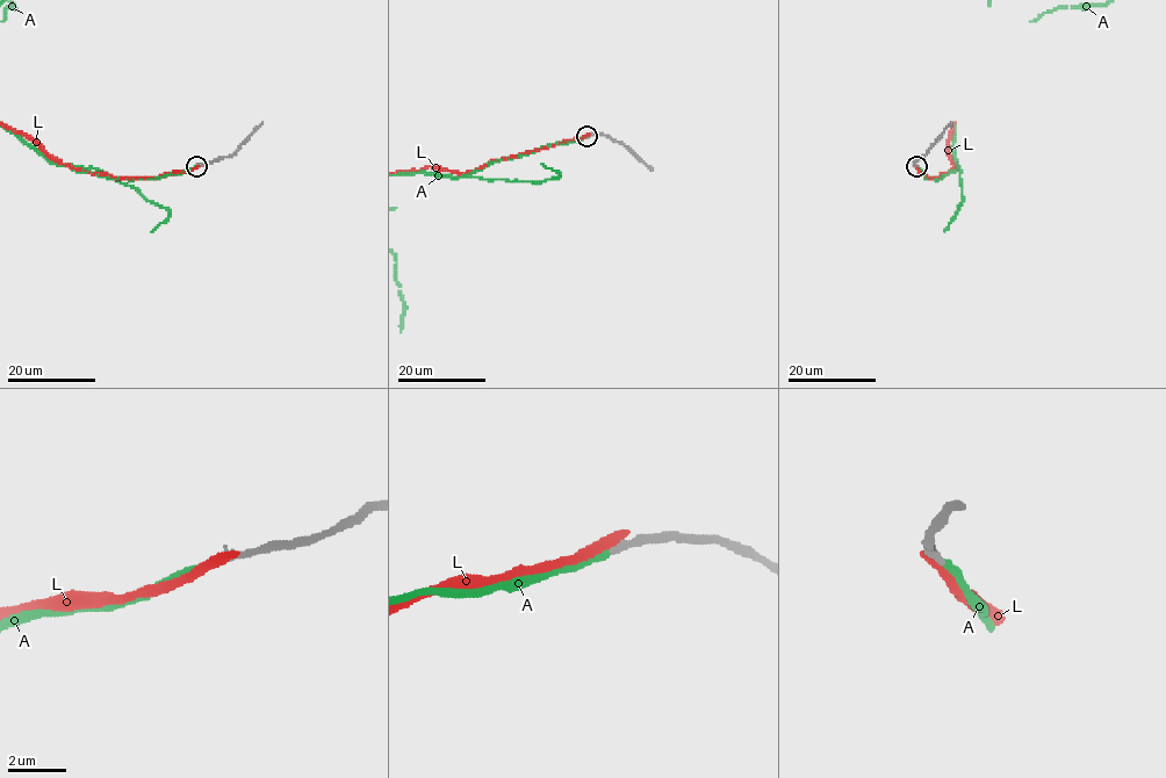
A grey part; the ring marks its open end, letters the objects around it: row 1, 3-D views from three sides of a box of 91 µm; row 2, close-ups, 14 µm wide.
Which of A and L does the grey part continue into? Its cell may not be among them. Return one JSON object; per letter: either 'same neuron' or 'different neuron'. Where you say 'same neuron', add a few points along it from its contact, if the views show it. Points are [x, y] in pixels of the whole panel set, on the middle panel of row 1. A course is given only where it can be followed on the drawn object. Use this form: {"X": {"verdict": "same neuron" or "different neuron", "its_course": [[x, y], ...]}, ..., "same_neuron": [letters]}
{"A": {"verdict": "same neuron"}, "L": {"verdict": "different neuron"}, "same_neuron": ["A"]}

